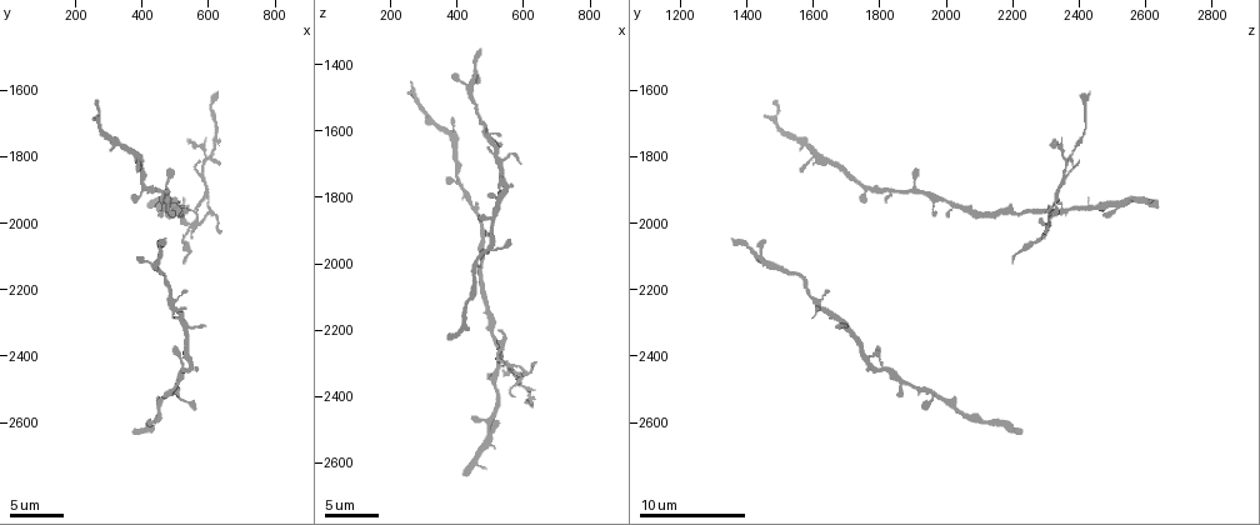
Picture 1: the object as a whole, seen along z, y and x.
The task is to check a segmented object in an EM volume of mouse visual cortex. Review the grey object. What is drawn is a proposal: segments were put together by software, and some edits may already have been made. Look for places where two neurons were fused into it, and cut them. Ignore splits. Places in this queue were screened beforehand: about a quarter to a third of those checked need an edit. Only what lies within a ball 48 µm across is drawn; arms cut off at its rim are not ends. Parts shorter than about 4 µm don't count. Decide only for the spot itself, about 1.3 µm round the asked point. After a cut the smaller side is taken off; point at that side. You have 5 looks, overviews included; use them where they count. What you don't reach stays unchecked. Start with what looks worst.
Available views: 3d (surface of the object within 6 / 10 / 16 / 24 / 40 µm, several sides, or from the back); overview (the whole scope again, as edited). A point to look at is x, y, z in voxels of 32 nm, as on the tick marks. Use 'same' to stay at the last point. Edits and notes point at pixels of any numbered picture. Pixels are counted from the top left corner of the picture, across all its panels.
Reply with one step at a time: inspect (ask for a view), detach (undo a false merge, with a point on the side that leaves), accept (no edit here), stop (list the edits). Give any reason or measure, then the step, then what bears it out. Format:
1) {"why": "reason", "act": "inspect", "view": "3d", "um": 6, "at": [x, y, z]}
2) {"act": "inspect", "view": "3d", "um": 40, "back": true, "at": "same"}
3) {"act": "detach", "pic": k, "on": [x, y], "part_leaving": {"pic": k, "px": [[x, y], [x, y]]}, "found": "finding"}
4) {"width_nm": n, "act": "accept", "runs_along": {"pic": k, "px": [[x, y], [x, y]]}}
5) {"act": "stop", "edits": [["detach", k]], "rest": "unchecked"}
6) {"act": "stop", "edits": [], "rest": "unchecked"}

{"why": "side arm on a straight run", "act": "inspect", "view": "3d", "um": 6, "at": [400, 1870, 1750]}

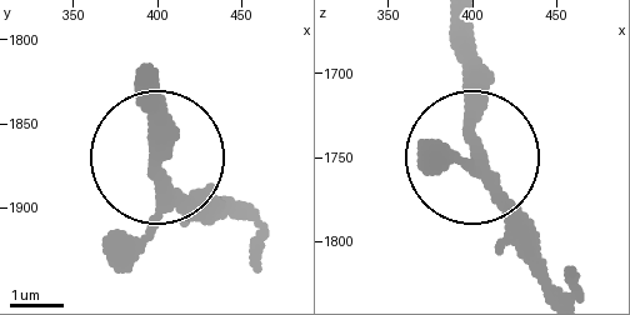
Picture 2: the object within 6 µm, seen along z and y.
{"act": "inspect", "view": "3d", "um": 6, "back": true, "at": [400, 1876, 1738]}

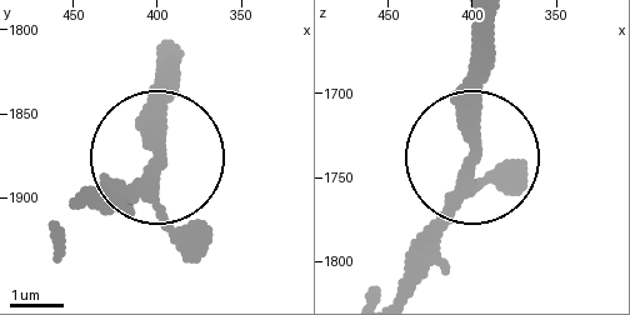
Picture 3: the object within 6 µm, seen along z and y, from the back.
{"arms": 3, "act": "accept", "found": "all the same neuron"}

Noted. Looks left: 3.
{"why": "three arms meet", "act": "inspect", "view": "3d", "um": 6, "at": [380, 1790, 1610]}

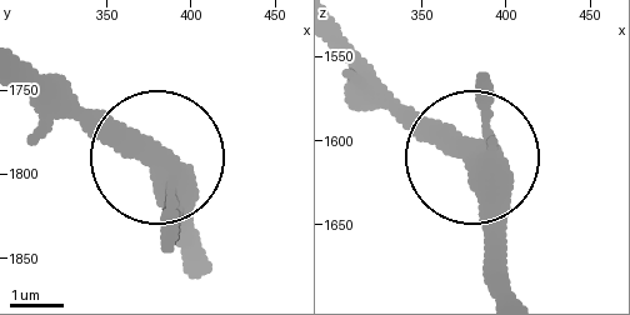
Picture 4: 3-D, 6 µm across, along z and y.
{"act": "inspect", "view": "3d", "um": 6, "back": true, "at": "same"}

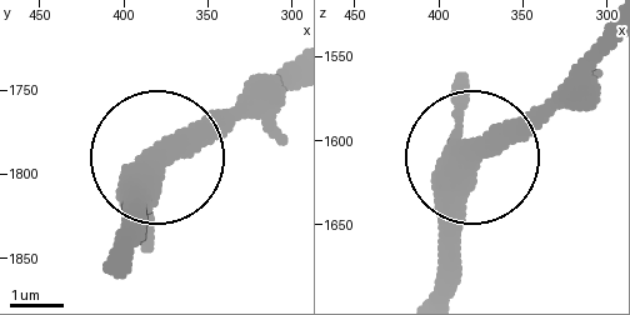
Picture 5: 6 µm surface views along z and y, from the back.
{"width_nm": 400, "act": "accept", "runs_along": {"pic": 5, "px": [[461, 70], [466, 136], [489, 146], [591, 48]]}, "found": "all the same neuron"}

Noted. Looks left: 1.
{"why": "three-way junction", "act": "inspect", "view": "3d", "um": 10, "at": [470, 1900, 1900]}

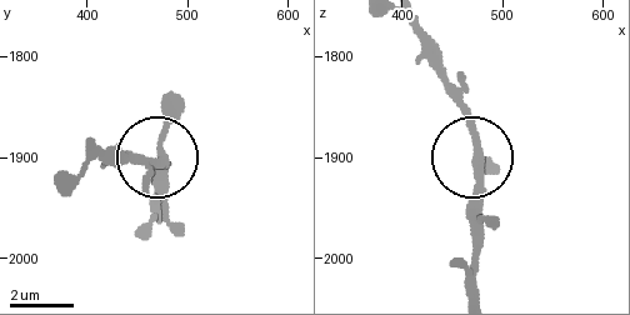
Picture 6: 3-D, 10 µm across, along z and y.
{"width_nm": 260, "act": "accept", "runs_along": {"pic": 6, "px": [[411, 21], [476, 151], [476, 245]]}, "found": "one neuron here"}

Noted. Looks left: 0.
{"act": "stop", "edits": [], "rest": "unchecked"}

